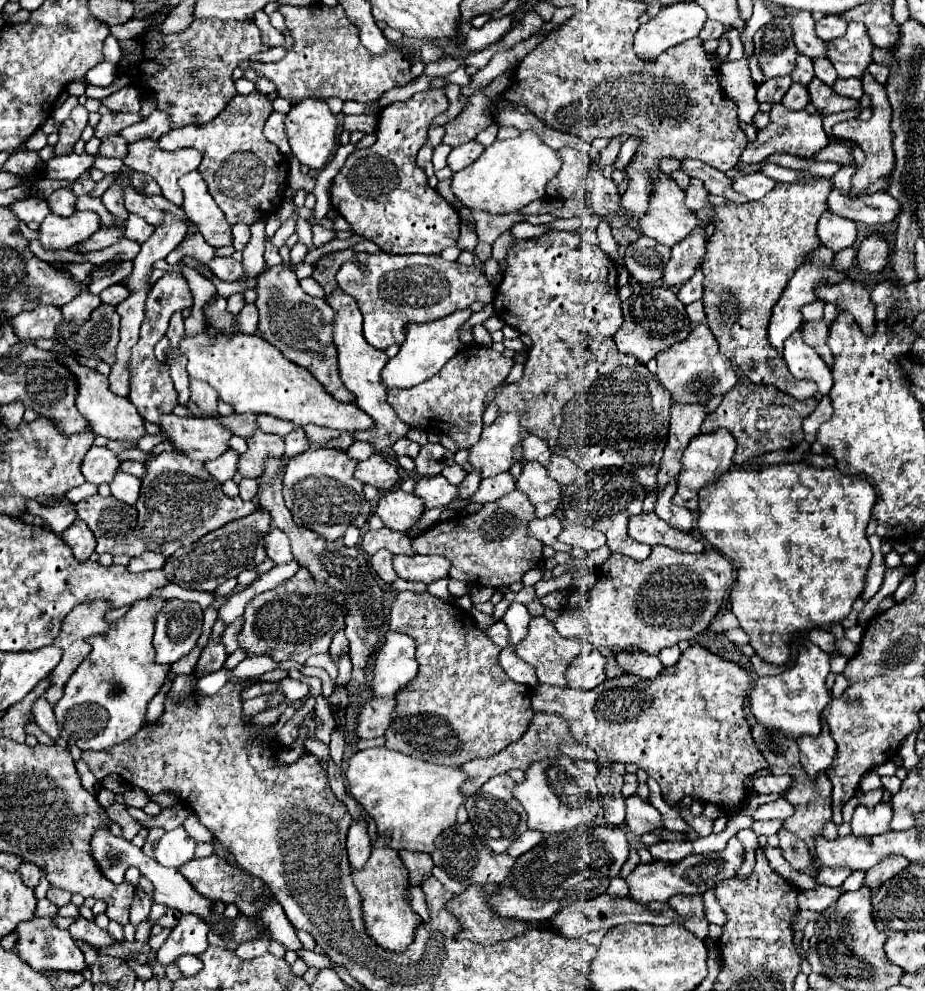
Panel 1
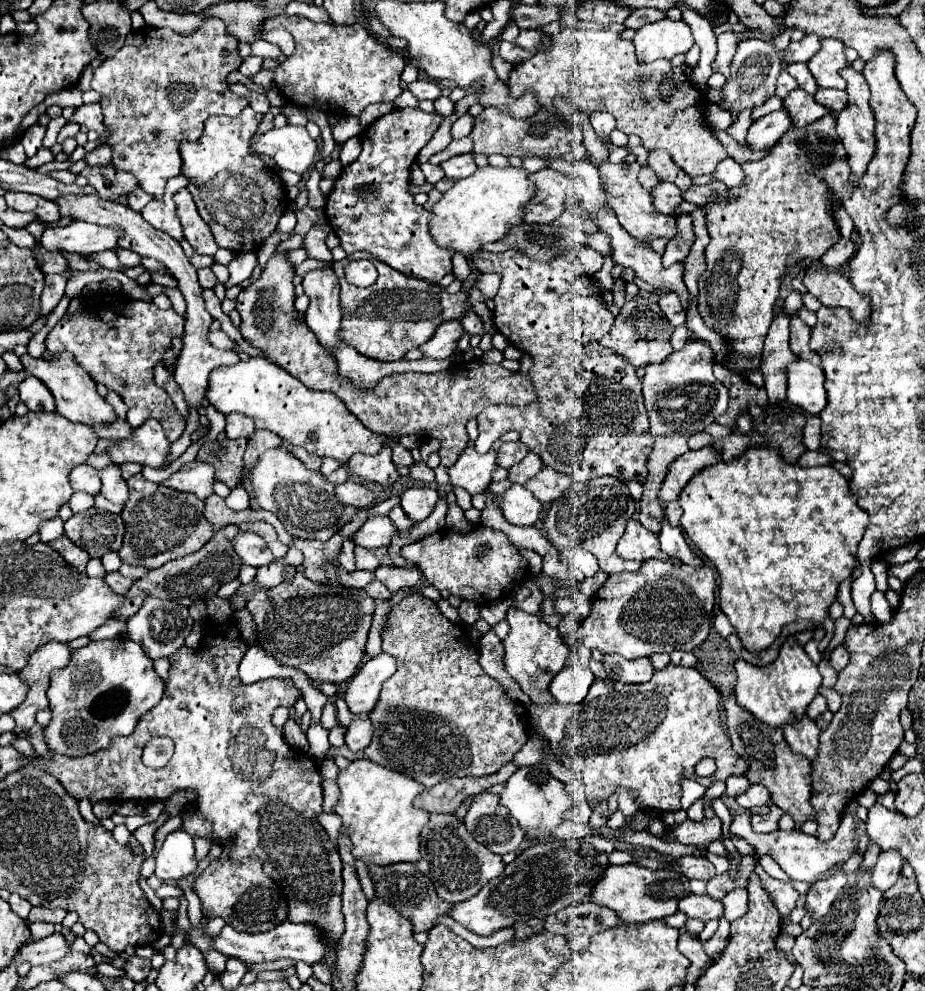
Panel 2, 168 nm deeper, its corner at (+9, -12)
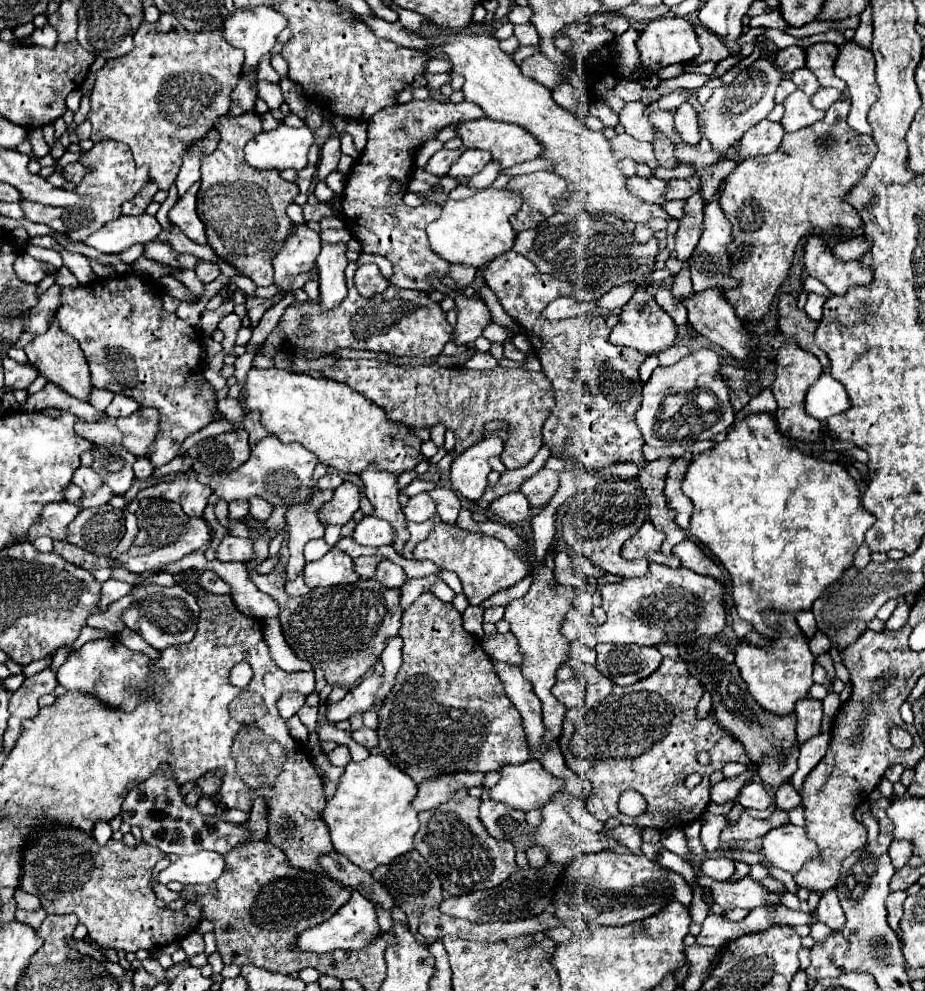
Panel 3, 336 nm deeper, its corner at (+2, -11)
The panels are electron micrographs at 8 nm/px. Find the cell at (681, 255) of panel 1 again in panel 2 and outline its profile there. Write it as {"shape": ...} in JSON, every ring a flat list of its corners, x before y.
{"shape":[[681,214,677,218,677,236,675,240,671,240,665,248,663,254,663,266,669,268,677,262,683,262,689,256,689,250,695,242,695,232,693,232,693,222,689,214]]}

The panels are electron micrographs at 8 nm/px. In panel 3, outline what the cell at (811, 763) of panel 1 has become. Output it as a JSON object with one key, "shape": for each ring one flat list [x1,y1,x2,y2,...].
{"shape":[[812,697,800,699,800,701,796,703,794,713,796,713,796,719,798,719,796,735,798,735,798,741,800,741,800,743,806,743,810,737,814,737,814,735,820,733,822,701,812,699]]}

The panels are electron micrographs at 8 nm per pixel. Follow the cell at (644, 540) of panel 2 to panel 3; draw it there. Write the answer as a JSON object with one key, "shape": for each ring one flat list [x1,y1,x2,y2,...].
{"shape":[[646,521,636,535,632,535,624,545,622,545,622,557,626,559,642,559,646,557,648,561,654,563,664,563,668,567,680,567,680,559,670,555,662,555,660,545,664,541,664,533,654,529,650,521]]}

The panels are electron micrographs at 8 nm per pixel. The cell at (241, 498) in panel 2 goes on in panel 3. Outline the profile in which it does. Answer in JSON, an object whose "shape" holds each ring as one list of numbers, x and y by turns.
{"shape":[[252,497,252,499,250,499,250,515,254,515,254,517,260,519,260,521,268,521,272,509,274,509,274,507,272,507,268,501,260,499,260,497]]}

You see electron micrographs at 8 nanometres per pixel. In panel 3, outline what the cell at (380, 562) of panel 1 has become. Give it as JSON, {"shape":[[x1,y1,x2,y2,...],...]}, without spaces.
{"shape":[[334,547,322,559,304,565,304,581,310,589,316,589,356,583,358,575,352,569,352,559]]}

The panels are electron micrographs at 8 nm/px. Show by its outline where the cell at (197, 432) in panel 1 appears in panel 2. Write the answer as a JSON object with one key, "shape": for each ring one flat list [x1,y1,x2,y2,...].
{"shape":[[147,420,143,426,133,430,133,436,127,440,119,440,109,456,113,464,135,462,141,466,163,468,167,464,167,456,171,450,171,442,165,436,163,426,157,420]]}

